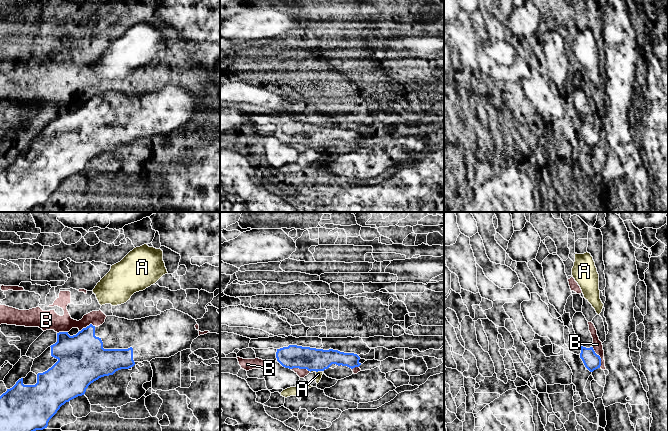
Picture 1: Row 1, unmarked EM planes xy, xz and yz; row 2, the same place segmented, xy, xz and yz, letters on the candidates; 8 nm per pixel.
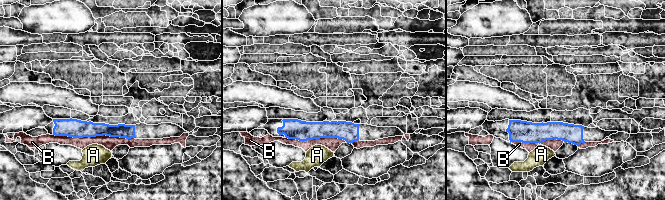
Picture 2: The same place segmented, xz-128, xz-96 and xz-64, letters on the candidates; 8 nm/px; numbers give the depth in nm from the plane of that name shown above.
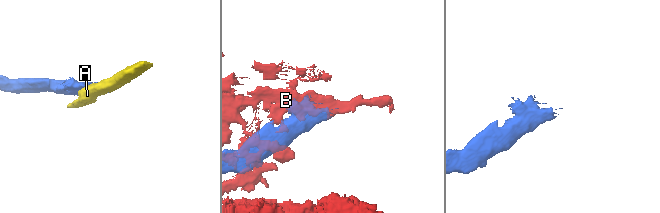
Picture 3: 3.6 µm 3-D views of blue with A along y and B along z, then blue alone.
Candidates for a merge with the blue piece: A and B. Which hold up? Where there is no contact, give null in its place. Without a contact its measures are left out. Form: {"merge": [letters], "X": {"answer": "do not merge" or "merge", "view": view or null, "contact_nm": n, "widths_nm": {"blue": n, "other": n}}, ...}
{"merge": [], "A": {"answer": "do not merge", "view": "xz", "contact_nm": 70, "widths_nm": {"blue": 190, "other": 50}}, "B": {"answer": "do not merge", "view": "yz", "contact_nm": 180, "widths_nm": {"blue": 140, "other": 80}}}

